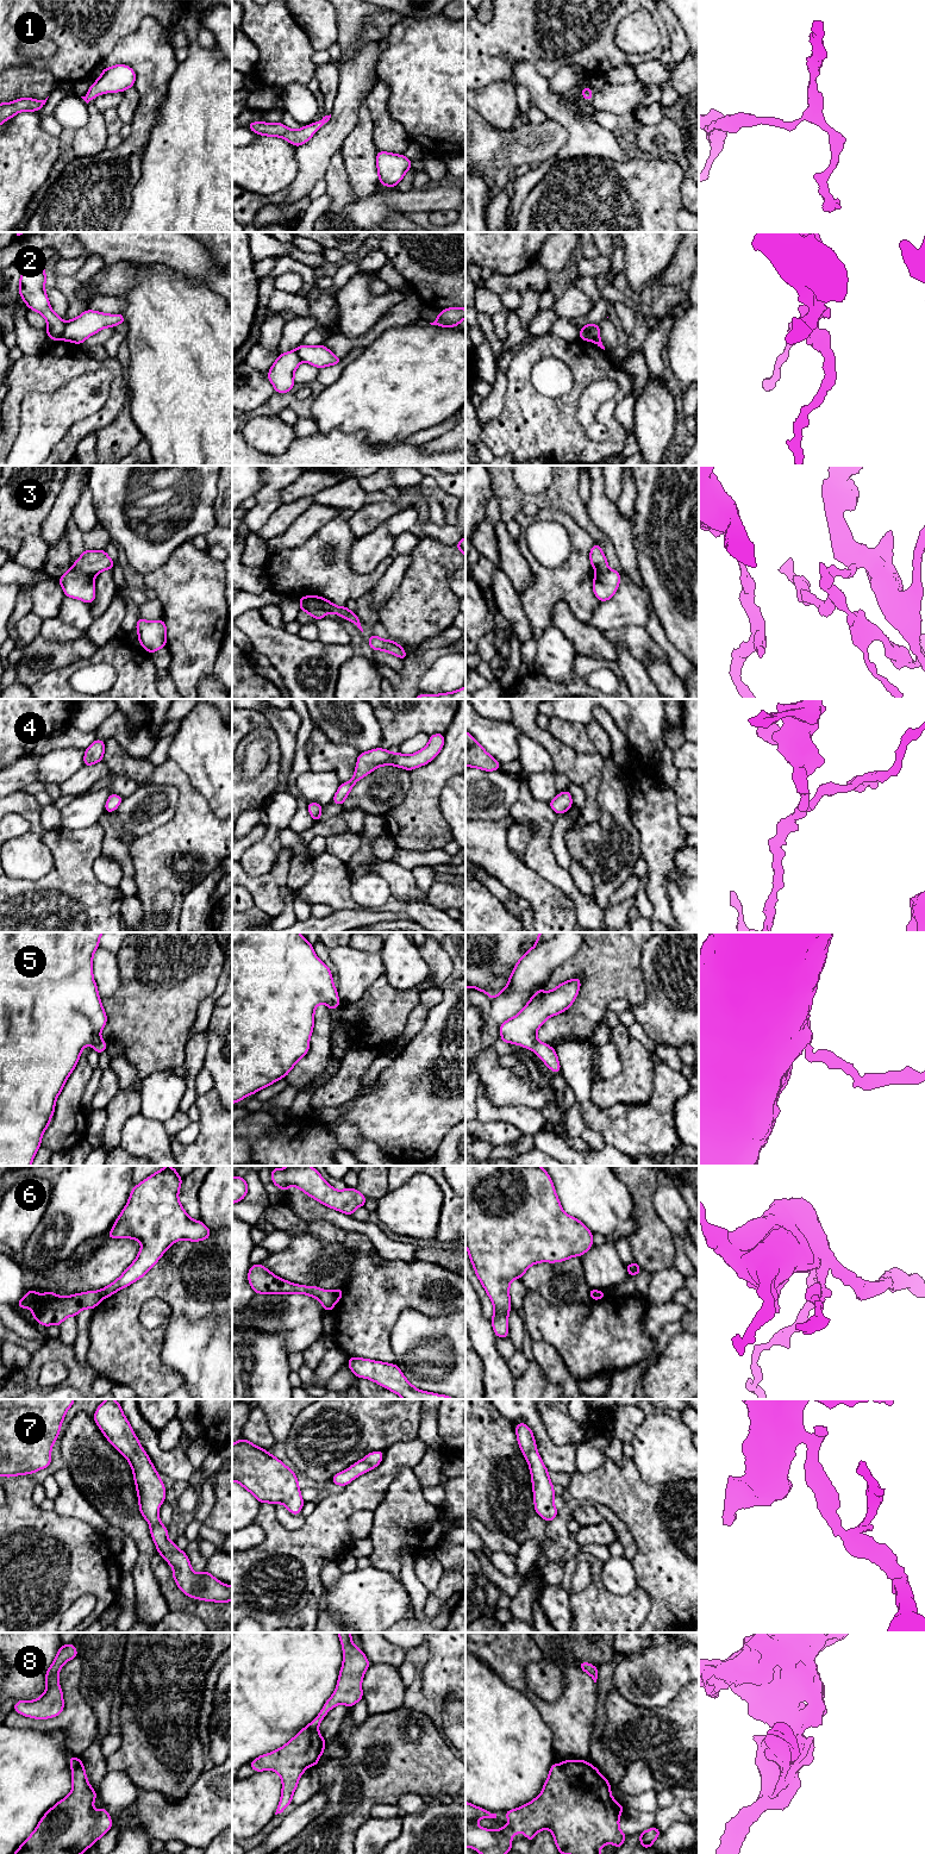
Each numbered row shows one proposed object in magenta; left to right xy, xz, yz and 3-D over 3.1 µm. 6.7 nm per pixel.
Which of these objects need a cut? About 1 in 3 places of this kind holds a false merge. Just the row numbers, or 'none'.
2, 3, 6

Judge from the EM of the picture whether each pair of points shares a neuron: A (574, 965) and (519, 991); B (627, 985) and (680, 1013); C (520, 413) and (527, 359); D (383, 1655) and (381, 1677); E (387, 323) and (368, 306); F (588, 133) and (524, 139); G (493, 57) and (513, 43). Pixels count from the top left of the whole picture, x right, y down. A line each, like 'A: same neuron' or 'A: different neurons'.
A: different neurons
B: different neurons
C: same neuron
D: different neurons
E: different neurons
F: different neurons
G: same neuron

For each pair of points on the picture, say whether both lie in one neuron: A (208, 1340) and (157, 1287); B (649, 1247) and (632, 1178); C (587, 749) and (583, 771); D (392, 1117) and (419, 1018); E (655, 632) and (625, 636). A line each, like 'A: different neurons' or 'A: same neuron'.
A: different neurons
B: same neuron
C: different neurons
D: different neurons
E: different neurons

